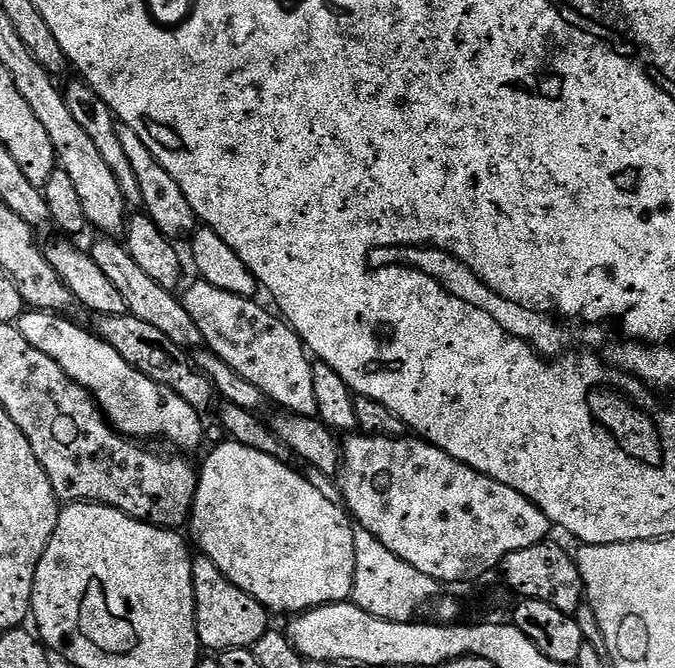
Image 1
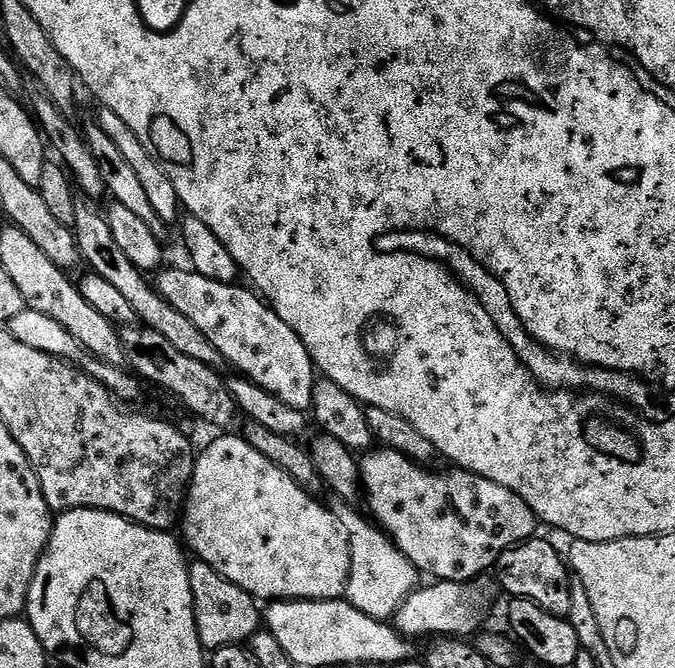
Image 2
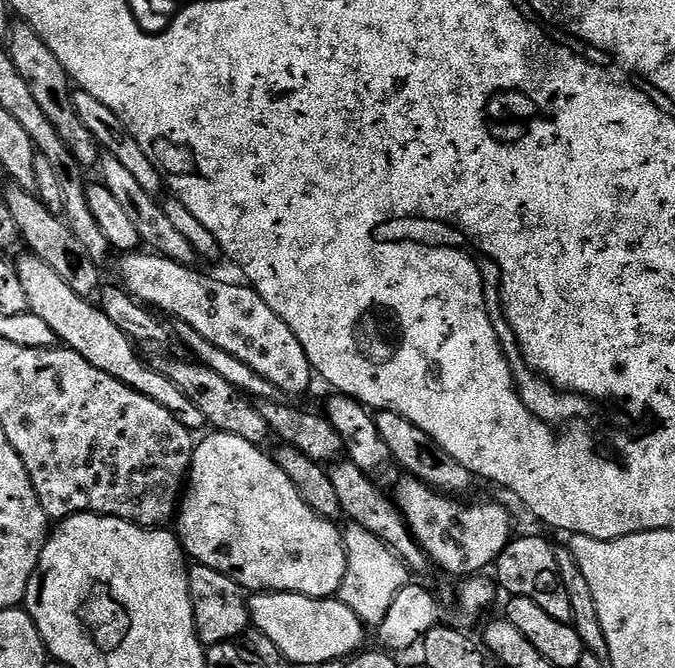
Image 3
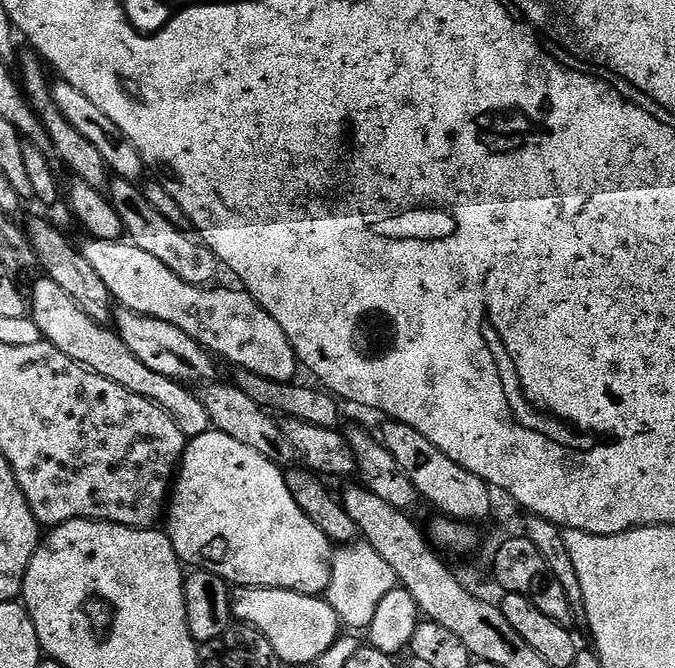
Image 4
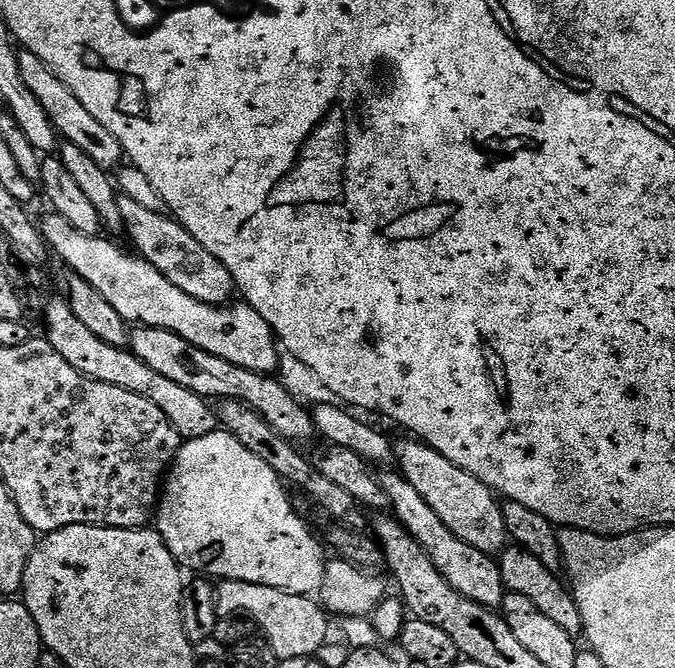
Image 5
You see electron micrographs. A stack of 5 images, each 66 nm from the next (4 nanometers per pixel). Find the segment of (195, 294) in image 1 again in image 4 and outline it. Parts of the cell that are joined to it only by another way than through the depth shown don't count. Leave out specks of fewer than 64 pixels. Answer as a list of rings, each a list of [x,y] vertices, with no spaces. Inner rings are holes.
[[[85,239],[85,244],[82,244],[82,251],[86,262],[90,262],[90,266],[94,266],[94,270],[98,270],[98,275],[102,277],[102,282],[106,282],[106,286],[110,290],[113,301],[121,308],[129,308],[138,314],[146,314],[150,318],[162,318],[162,322],[170,322],[170,326],[178,326],[178,330],[182,330],[186,334],[190,334],[190,338],[194,338],[203,346],[206,351],[211,352],[213,357],[219,358],[221,361],[229,360],[232,366],[236,368],[245,368],[254,374],[258,374],[267,380],[277,380],[279,384],[287,384],[293,379],[292,376],[298,369],[298,361],[296,352],[290,346],[290,338],[286,338],[282,326],[278,326],[278,322],[274,322],[274,318],[270,318],[270,314],[266,314],[266,310],[262,310],[259,302],[252,297],[248,292],[236,288],[216,288],[217,286],[201,286],[191,284],[190,282],[182,282],[182,278],[178,278],[178,274],[174,274],[174,270],[170,270],[170,266],[165,266],[163,262],[158,262],[158,258],[154,258],[154,254],[146,254],[146,250],[142,250],[139,246],[131,242],[121,242],[120,240],[93,240]]]

